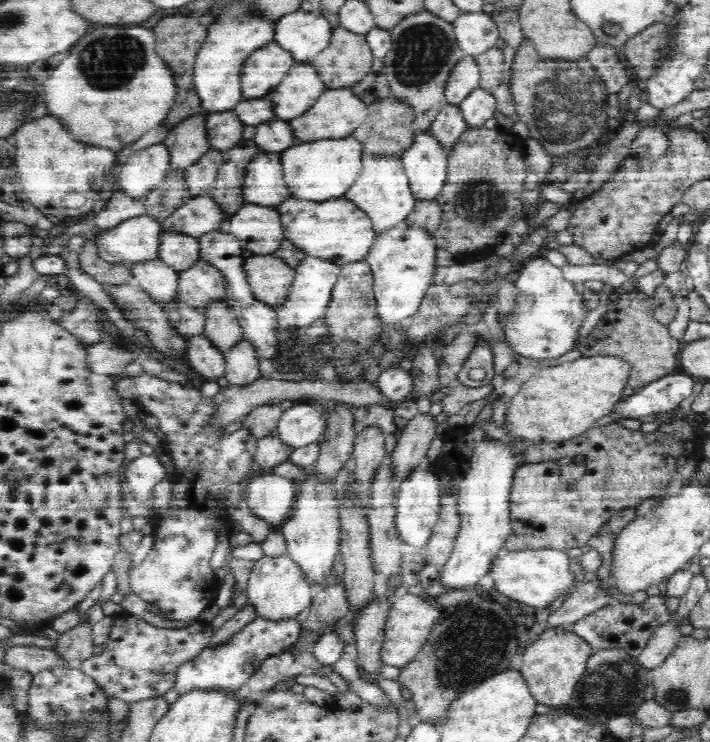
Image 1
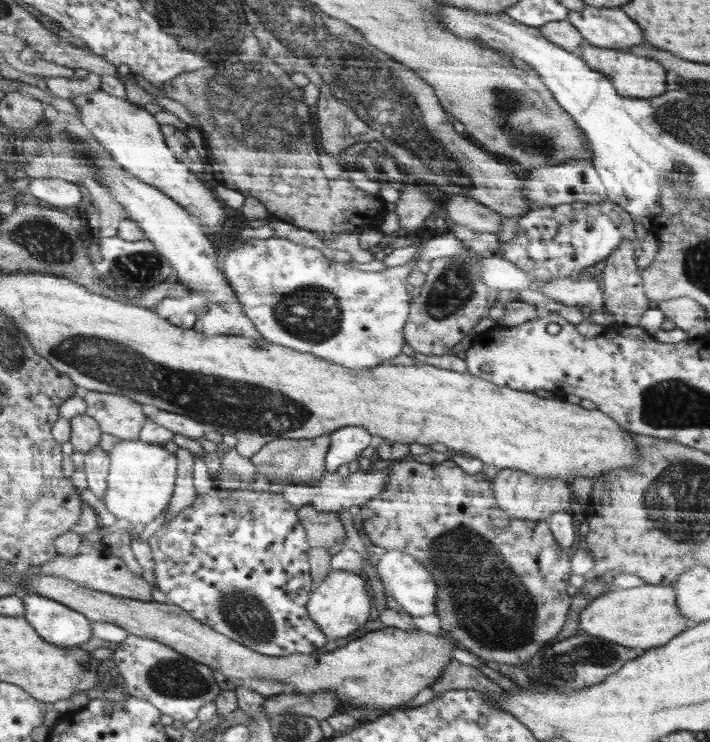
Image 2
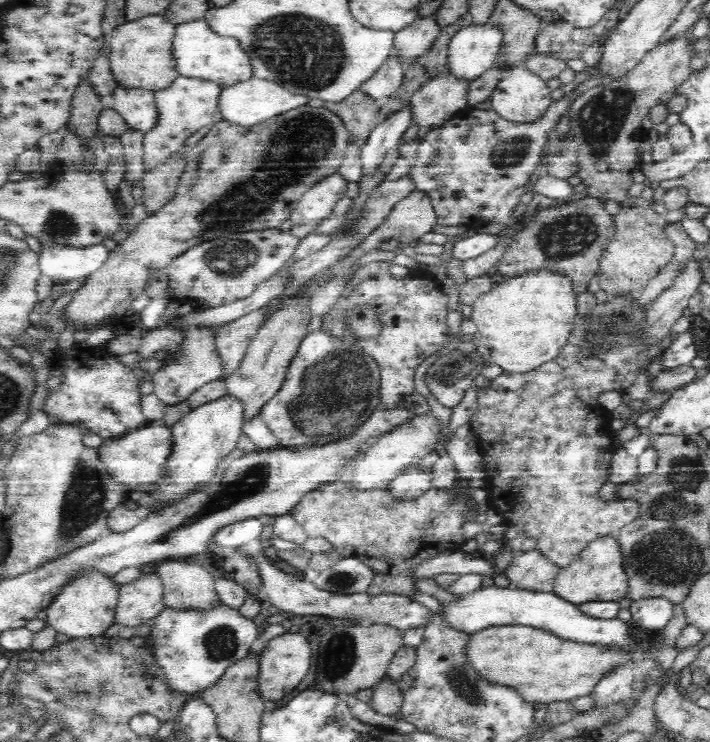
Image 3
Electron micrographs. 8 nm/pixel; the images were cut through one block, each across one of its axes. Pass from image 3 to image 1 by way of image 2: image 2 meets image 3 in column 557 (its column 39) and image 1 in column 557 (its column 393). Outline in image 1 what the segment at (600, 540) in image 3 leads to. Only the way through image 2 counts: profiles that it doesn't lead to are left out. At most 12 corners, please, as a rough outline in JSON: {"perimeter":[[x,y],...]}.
{"perimeter":[[565,626],[522,654],[520,675],[537,703],[570,702],[595,651]]}

